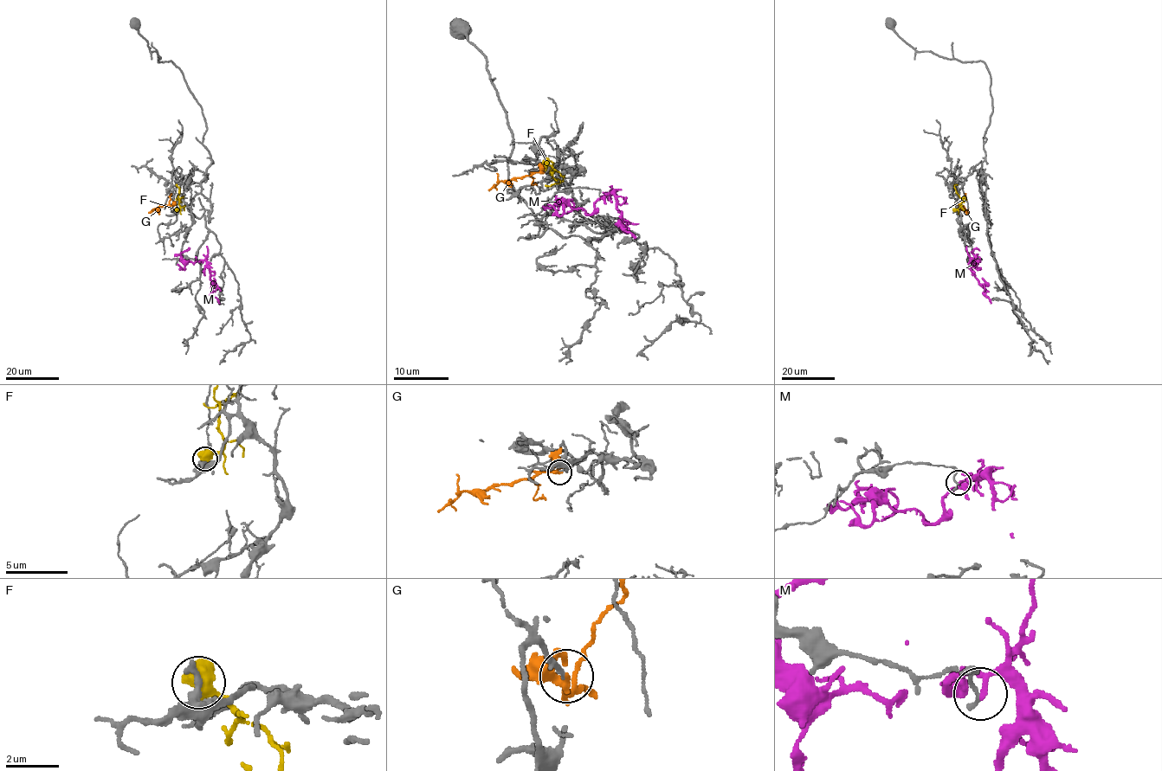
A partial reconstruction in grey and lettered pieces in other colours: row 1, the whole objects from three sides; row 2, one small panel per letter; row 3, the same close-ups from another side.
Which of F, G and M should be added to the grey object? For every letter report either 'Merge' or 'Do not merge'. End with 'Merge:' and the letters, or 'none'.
F: Do not merge
G: Merge
M: Do not merge
Merge: G

